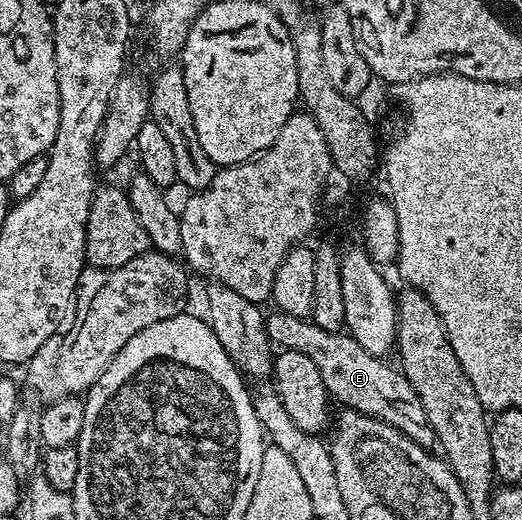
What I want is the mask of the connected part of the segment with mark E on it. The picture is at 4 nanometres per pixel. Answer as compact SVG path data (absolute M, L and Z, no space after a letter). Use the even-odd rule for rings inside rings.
M272 310L267 313L264 322L264 333L277 349L306 354L318 366L318 374L322 374L322 382L326 386L329 397L336 400L345 409L361 412L367 416L378 418L390 426L394 426L404 436L409 436L423 448L431 449L434 437L428 427L424 412L419 406L420 395L410 386L404 373L392 368L383 359L366 354L358 342L349 336L347 331L327 332L315 324L310 318L295 316L289 312Z

